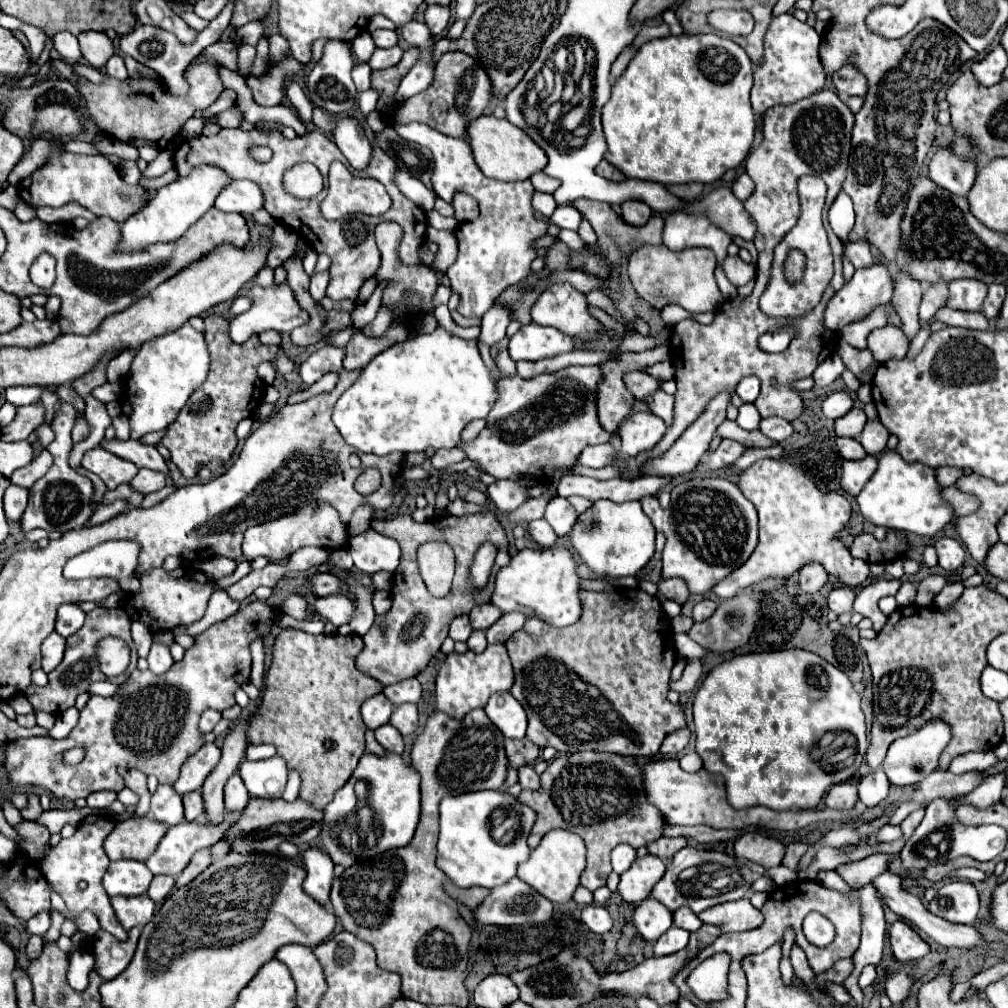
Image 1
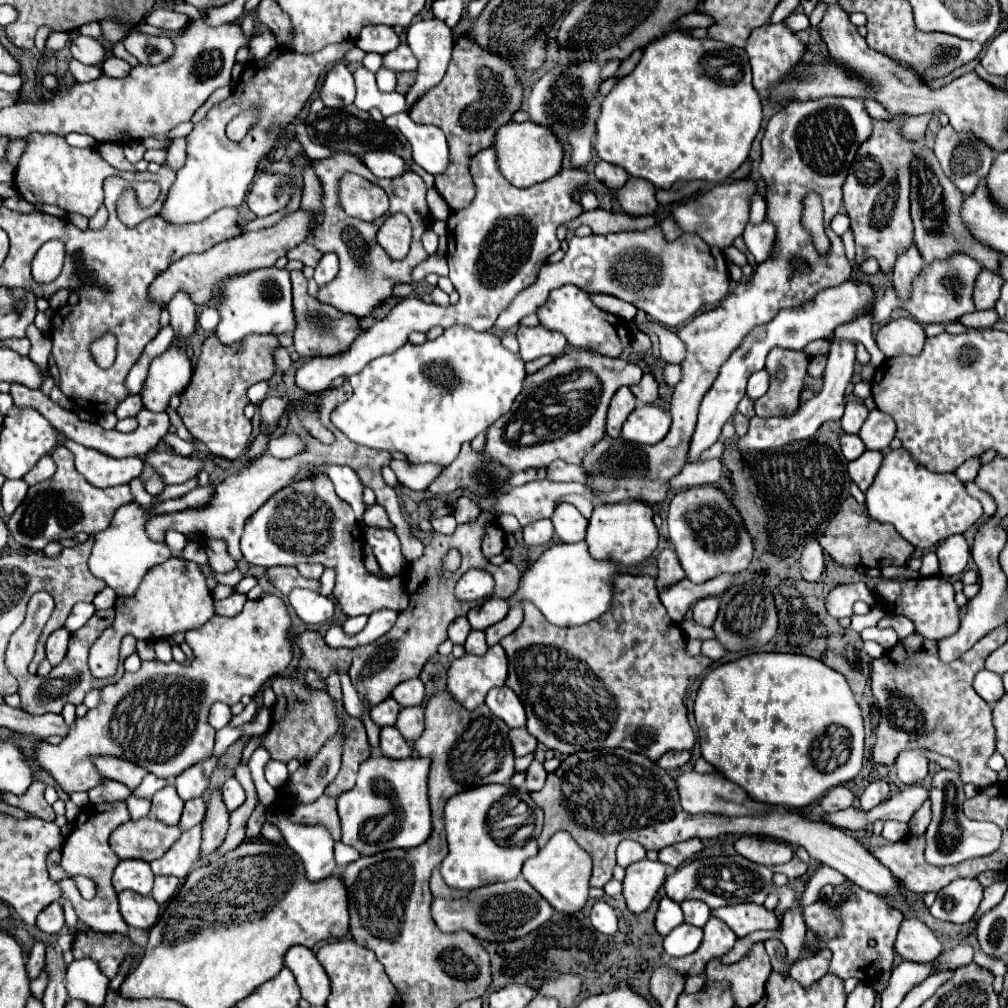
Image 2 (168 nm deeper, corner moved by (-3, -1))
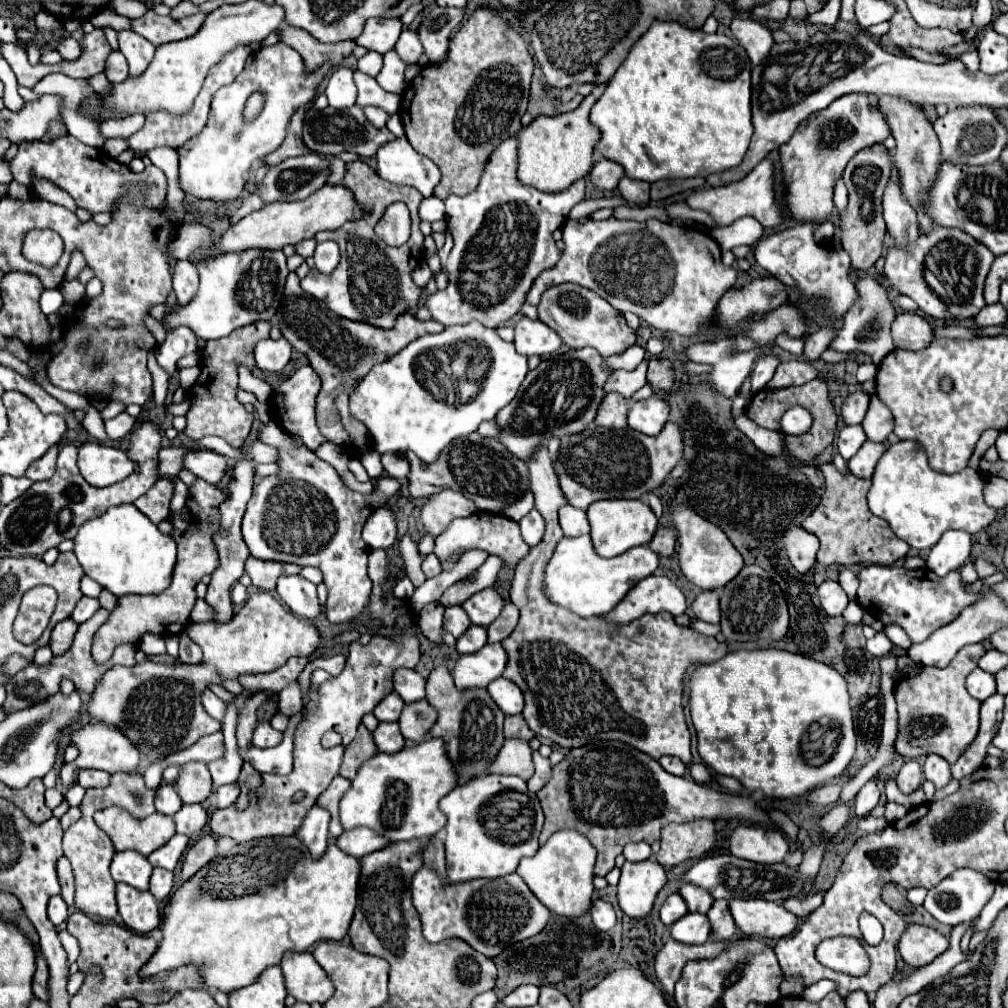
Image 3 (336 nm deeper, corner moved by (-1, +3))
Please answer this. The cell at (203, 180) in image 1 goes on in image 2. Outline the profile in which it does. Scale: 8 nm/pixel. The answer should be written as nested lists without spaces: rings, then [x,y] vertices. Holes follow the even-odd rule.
[[[353,42],[329,44],[321,52],[313,54],[299,54],[287,48],[275,48],[265,60],[249,62],[229,98],[215,104],[187,136],[187,164],[177,172],[177,180],[169,190],[161,216],[173,224],[189,224],[205,220],[225,206],[239,208],[245,202],[261,160],[269,156],[269,152],[283,136],[283,130],[301,114],[317,88],[321,72],[331,64],[343,60],[353,46]],[[249,104],[261,104],[261,120],[243,142],[229,142],[229,138],[225,136],[227,122],[241,110],[249,108]]]

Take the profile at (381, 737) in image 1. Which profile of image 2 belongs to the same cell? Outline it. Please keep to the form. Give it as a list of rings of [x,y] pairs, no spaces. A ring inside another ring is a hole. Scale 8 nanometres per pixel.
[[[395,726],[381,728],[381,752],[387,758],[407,758],[411,756],[411,748],[405,742],[405,738],[399,734]]]

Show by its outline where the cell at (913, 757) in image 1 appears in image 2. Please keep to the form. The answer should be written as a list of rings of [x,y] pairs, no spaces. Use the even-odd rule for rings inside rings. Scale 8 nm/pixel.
[[[905,750],[895,760],[895,766],[897,766],[899,780],[907,786],[915,786],[927,776],[929,762],[923,756],[923,750]]]

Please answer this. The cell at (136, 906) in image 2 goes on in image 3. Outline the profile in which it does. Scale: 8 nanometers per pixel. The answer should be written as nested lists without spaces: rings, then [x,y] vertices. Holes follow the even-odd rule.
[[[117,884],[117,904],[125,926],[137,934],[147,934],[159,926],[159,904],[149,892]]]

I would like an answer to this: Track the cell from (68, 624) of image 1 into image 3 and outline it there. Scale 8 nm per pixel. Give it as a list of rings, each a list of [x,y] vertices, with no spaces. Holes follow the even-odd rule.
[[[83,596],[83,598],[77,602],[77,606],[75,606],[73,614],[71,614],[71,620],[77,622],[77,624],[87,622],[87,620],[97,612],[97,610],[99,610],[99,600]]]

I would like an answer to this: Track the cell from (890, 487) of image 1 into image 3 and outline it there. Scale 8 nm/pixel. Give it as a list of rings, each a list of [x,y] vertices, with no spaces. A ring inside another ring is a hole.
[[[901,440],[891,444],[881,456],[867,500],[871,512],[887,520],[901,540],[911,548],[923,550],[935,546],[945,530],[959,528],[975,534],[995,518],[995,510],[983,500],[983,482],[983,474],[971,468],[957,474],[939,474],[931,470],[925,450],[911,440]]]

